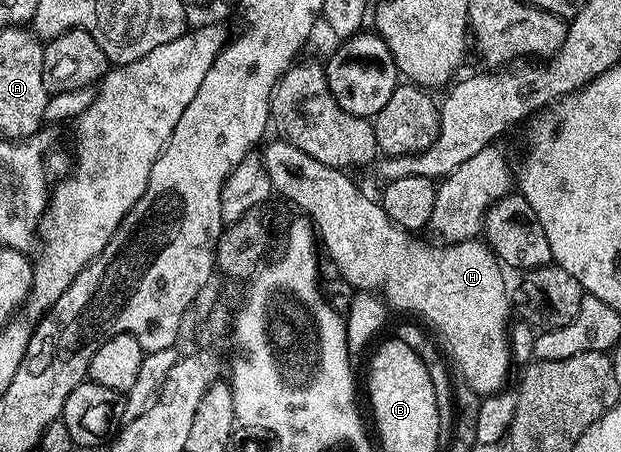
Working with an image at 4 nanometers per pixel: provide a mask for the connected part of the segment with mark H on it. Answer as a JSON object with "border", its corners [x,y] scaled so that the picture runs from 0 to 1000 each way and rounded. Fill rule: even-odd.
{"border":[[[443,305],[443,312],[432,323],[430,330],[420,336],[424,347],[424,365],[427,376],[433,385],[433,403],[436,405],[438,418],[444,427],[449,425],[464,442],[469,451],[477,451],[483,460],[486,476],[493,485],[499,487],[509,515],[512,529],[517,533],[519,555],[523,560],[523,566],[528,566],[530,573],[539,582],[539,593],[543,600],[552,608],[552,619],[559,628],[567,628],[567,639],[583,642],[588,646],[610,648],[615,655],[615,662],[622,666],[631,684],[636,681],[643,690],[663,690],[668,701],[676,710],[689,708],[691,715],[700,723],[699,741],[709,743],[713,750],[712,768],[717,772],[720,768],[718,785],[723,790],[726,785],[725,803],[729,808],[733,803],[731,821],[741,823],[746,830],[746,841],[760,858],[762,865],[771,867],[773,878],[794,876],[800,867],[812,865],[818,856],[816,850],[816,830],[823,823],[823,805],[826,808],[826,790],[823,783],[823,757],[820,750],[820,719],[824,715],[826,701],[823,701],[823,664],[816,657],[816,619],[810,613],[810,602],[813,604],[812,586],[807,582],[802,566],[784,546],[783,538],[776,529],[767,527],[763,531],[746,531],[739,540],[721,540],[715,538],[713,549],[699,549],[694,540],[686,540],[681,531],[673,531],[676,524],[673,520],[655,513],[649,504],[643,504],[638,496],[631,496],[626,473],[620,473],[615,449],[609,440],[596,442],[591,434],[583,434],[578,427],[578,416],[564,398],[560,383],[549,372],[531,372],[523,367],[523,358],[510,358],[510,350],[498,350],[498,341],[491,341],[485,332],[478,332],[478,323],[472,323],[462,310],[454,305]]]}

